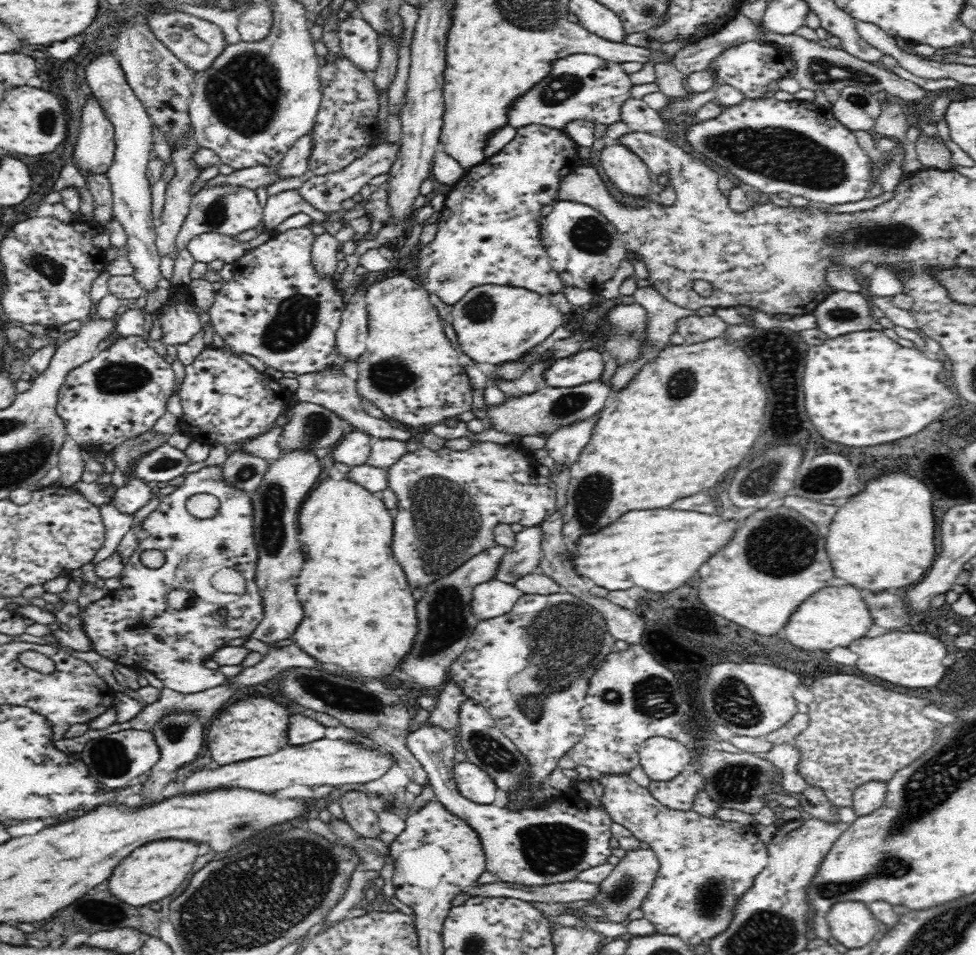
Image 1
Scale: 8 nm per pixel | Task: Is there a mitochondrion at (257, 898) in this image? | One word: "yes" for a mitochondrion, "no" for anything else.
yes

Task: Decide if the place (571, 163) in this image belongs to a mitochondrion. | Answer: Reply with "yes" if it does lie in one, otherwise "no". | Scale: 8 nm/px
no

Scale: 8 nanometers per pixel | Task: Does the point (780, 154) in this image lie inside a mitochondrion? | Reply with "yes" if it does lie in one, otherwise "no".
yes

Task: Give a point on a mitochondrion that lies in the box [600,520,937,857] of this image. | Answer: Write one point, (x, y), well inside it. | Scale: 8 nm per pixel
(736, 781)

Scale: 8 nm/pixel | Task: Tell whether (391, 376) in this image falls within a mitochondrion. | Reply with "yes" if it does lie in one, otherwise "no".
yes

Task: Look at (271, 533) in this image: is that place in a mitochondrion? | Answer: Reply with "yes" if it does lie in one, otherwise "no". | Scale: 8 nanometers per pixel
yes

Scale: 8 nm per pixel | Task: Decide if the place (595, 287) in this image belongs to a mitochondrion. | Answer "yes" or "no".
no

